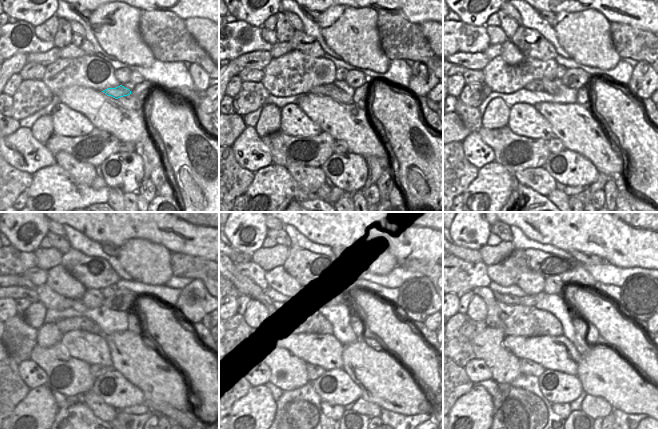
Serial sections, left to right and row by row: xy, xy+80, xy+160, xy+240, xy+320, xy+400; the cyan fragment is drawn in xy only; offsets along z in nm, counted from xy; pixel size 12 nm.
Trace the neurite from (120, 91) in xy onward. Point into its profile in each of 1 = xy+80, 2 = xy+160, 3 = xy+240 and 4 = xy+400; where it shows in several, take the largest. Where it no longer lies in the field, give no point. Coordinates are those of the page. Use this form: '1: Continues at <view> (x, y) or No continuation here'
1: Continues at xy+80 (324, 90)
2: Continues at xy+160 (536, 85)
3: Continues at xy+240 (78, 306)
4: Continues at xy+400 (503, 299).

